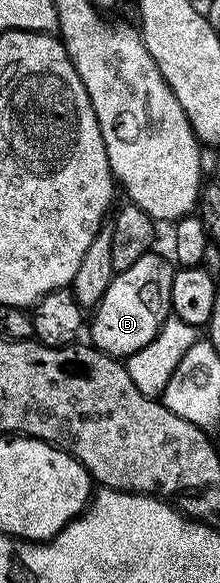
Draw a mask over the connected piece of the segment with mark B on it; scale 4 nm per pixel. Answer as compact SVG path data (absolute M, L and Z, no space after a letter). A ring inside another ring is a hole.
M149 252L142 256L142 260L130 264L130 268L117 272L110 288L106 288L102 300L94 307L96 315L90 318L91 345L111 354L113 358L127 360L140 348L145 348L146 344L154 340L170 315L170 284L174 266L171 261L168 263L162 255L156 253Z

